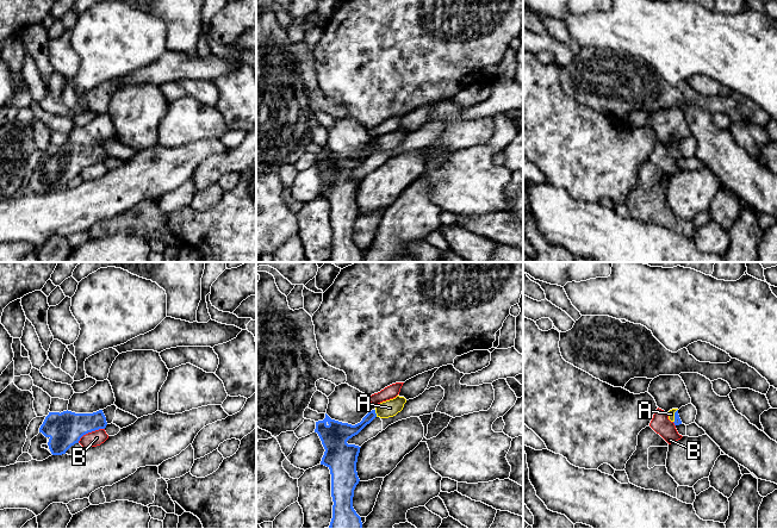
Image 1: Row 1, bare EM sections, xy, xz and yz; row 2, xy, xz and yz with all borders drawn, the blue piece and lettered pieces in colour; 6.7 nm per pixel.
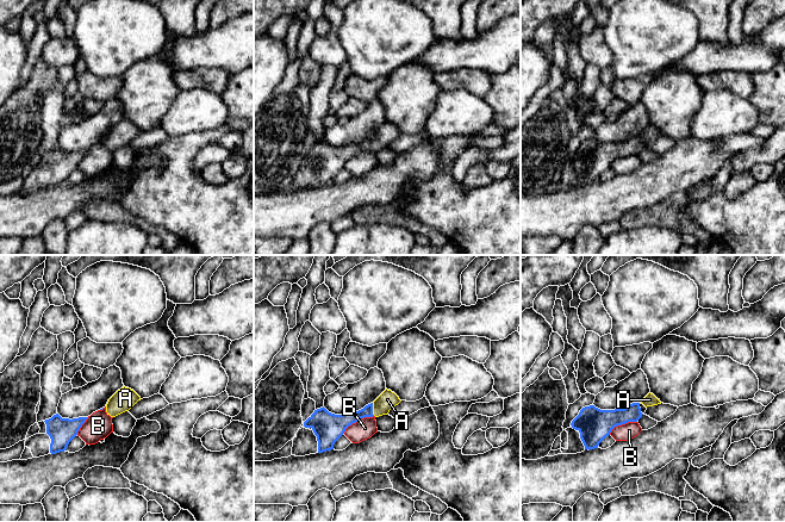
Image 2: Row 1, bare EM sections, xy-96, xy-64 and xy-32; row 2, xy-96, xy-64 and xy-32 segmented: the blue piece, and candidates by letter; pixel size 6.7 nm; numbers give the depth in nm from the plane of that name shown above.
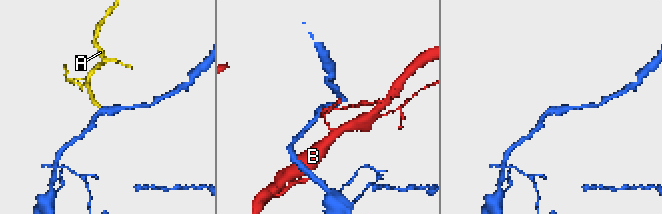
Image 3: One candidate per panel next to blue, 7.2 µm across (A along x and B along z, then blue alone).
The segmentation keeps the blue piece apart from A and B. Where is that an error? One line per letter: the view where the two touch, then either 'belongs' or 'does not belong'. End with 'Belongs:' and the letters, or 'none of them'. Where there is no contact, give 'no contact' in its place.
A: contact in xz; belongs
B: contact in xy; does not belong
Belongs: A

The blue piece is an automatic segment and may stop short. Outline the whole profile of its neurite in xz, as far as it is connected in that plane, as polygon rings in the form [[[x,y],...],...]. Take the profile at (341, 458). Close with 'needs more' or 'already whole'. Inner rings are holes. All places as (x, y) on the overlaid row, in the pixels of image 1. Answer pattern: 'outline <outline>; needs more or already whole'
outline [[[399,396],[383,402],[355,425],[331,419],[327,413],[323,421],[316,422],[315,432],[318,434],[325,449],[321,465],[327,466],[331,474],[334,505],[330,529],[362,529],[361,517],[353,508],[354,490],[360,481],[356,462],[361,447],[348,444],[347,441],[358,435],[375,417],[396,416],[403,410],[405,403],[406,399]]]; needs more

